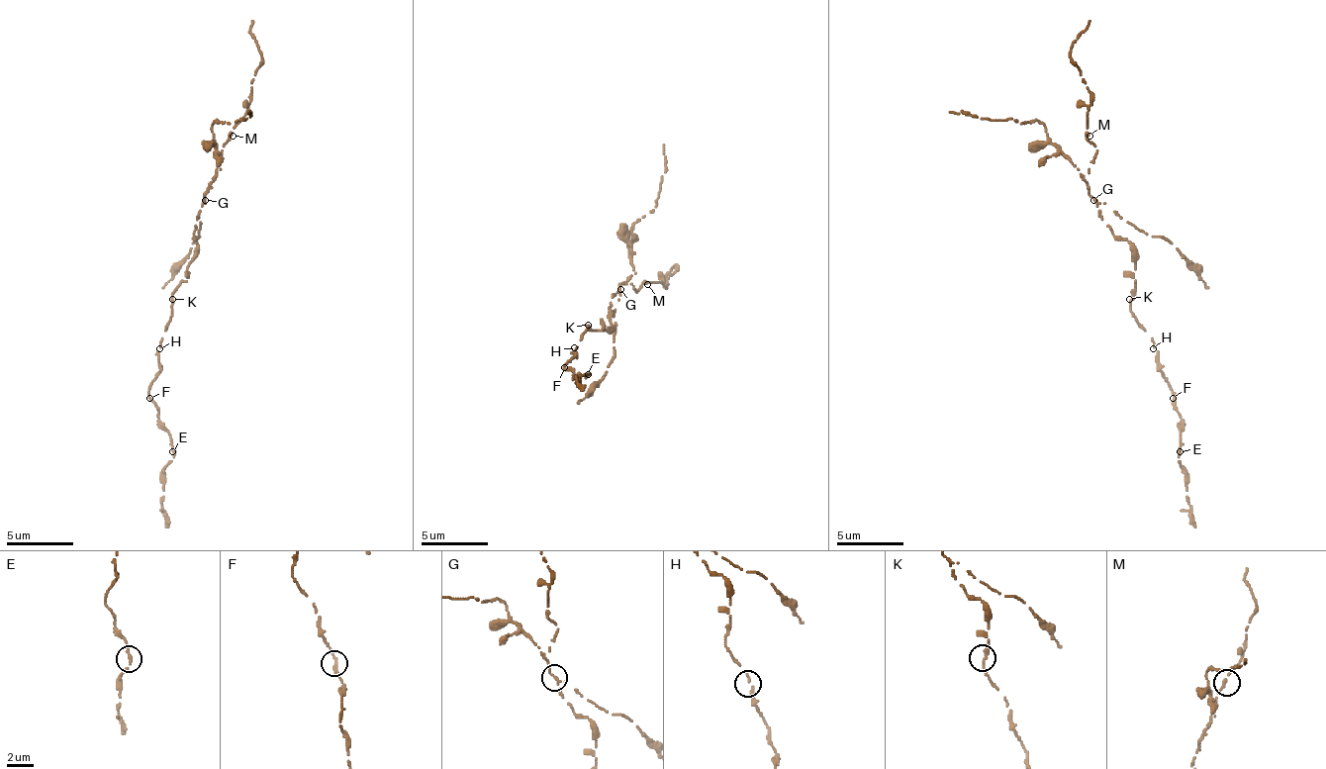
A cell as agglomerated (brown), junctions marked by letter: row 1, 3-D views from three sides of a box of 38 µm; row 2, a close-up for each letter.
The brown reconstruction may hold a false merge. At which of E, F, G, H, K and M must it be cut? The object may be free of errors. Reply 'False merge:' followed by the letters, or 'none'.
False merge: G

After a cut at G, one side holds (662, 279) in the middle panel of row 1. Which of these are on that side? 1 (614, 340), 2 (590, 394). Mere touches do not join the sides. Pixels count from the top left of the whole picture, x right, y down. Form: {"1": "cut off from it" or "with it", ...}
{"1": "cut off from it", "2": "cut off from it"}

